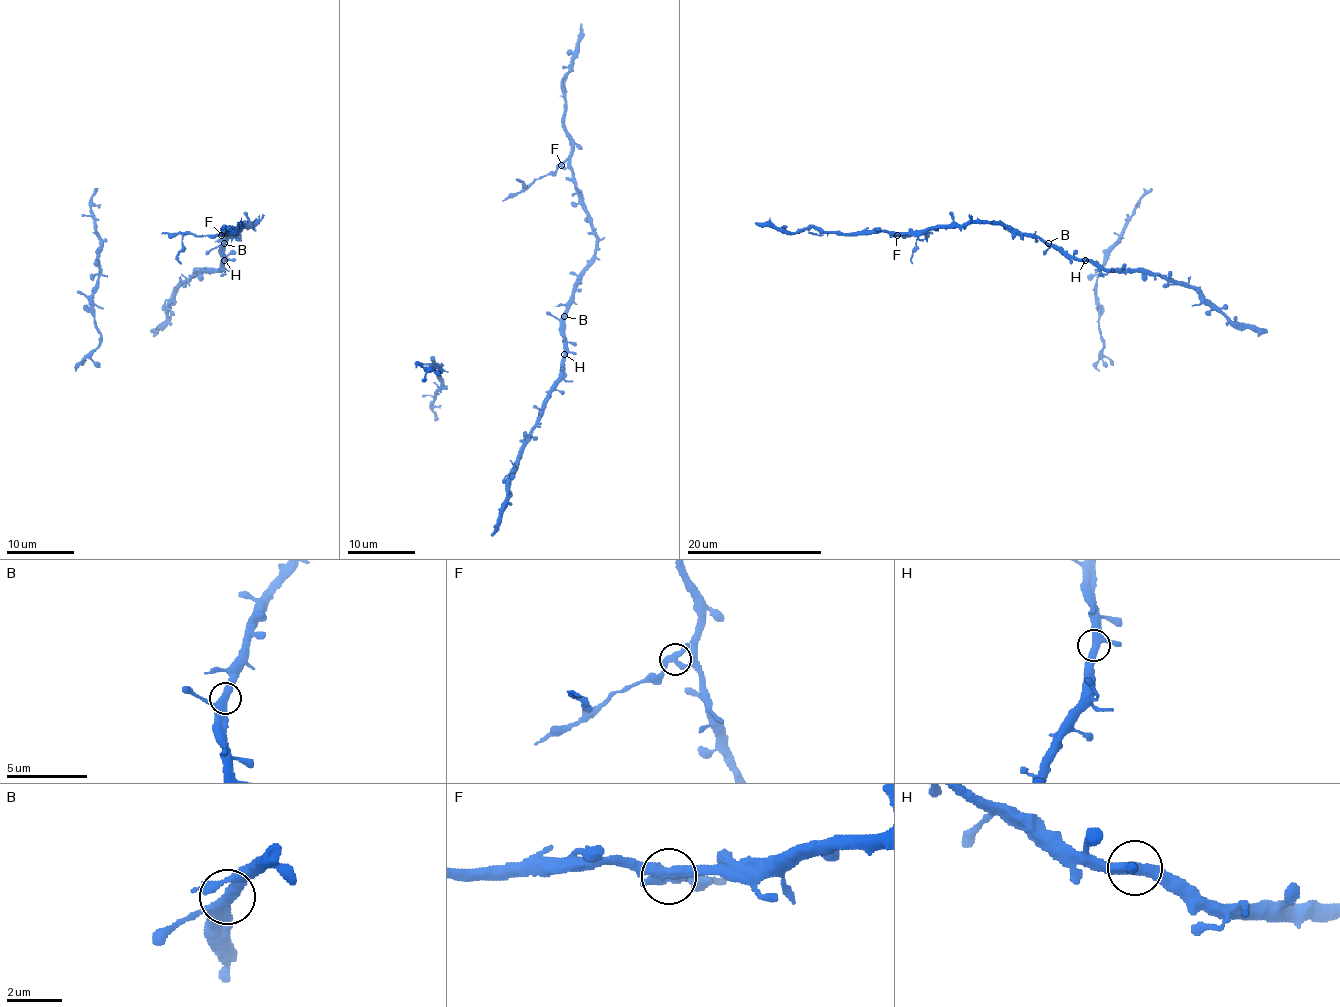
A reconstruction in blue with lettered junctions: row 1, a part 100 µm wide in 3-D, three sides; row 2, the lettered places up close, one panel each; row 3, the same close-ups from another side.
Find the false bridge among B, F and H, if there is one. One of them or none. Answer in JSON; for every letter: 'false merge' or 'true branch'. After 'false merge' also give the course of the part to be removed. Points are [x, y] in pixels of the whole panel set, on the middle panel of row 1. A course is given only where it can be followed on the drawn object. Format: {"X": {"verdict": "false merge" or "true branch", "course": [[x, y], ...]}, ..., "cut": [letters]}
{"B": {"verdict": "true branch"}, "F": {"verdict": "false merge", "course": [[561, 165], [525, 186], [518, 179], [522, 181]]}, "H": {"verdict": "true branch"}, "cut": ["F"]}

